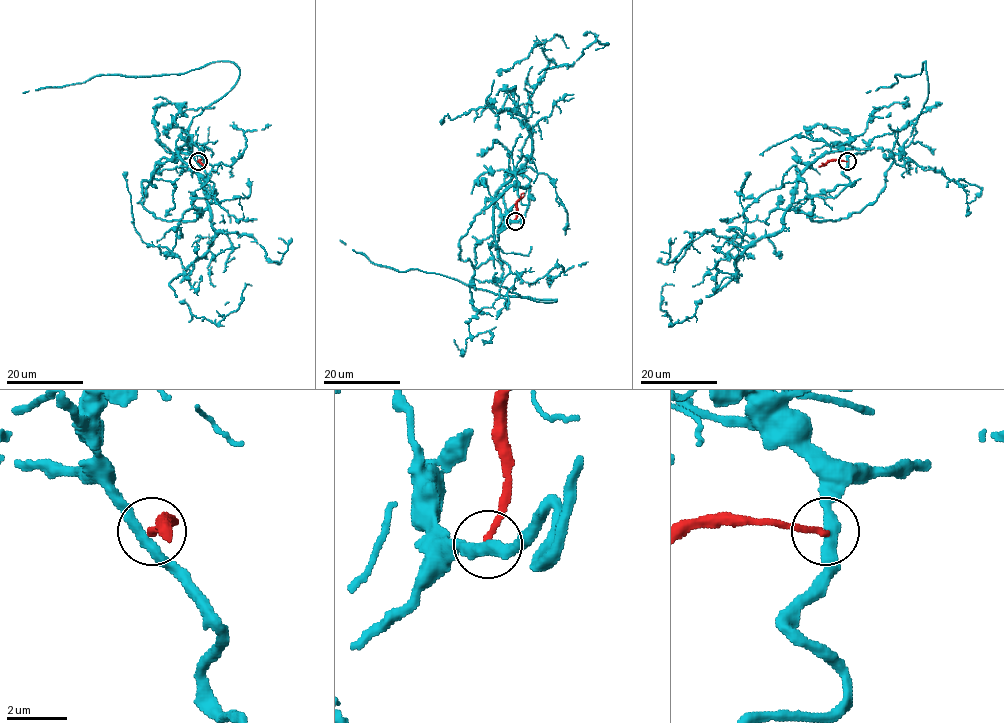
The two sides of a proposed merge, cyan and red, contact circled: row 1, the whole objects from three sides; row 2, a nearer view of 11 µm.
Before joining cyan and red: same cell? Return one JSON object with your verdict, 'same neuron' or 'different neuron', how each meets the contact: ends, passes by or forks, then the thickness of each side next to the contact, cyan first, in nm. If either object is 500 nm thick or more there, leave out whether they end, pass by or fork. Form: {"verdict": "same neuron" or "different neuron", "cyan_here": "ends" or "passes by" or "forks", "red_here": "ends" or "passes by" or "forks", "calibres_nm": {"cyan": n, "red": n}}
{"verdict": "different neuron", "cyan_here": "passes by", "red_here": "ends", "calibres_nm": {"cyan": 380, "red": 200}}

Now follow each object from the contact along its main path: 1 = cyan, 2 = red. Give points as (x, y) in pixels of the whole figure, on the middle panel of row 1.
1: (514, 220), (529, 187), (475, 216), (458, 259), (492, 260), (497, 284), (556, 301), (397, 271), (340, 239)
2: (515, 220), (517, 202), (524, 193)

